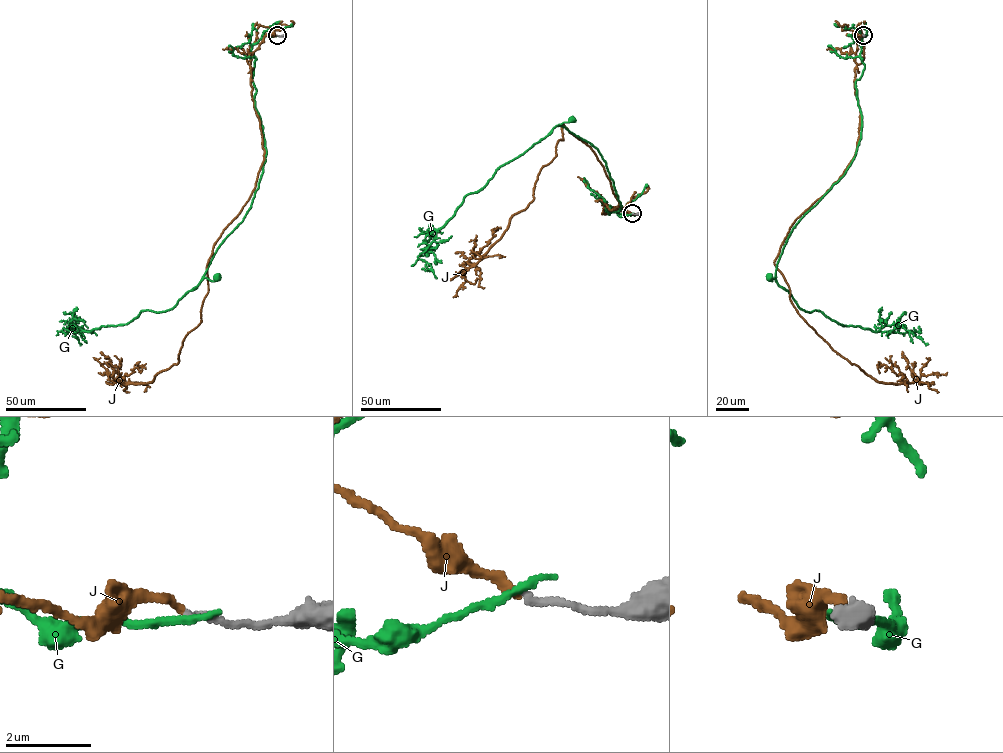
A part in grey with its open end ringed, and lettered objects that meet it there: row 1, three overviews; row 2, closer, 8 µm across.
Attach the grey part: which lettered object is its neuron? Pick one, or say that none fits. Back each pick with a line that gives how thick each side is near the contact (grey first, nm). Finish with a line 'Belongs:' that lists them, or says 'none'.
J: calibres 150 and 190 nm
Belongs: J

